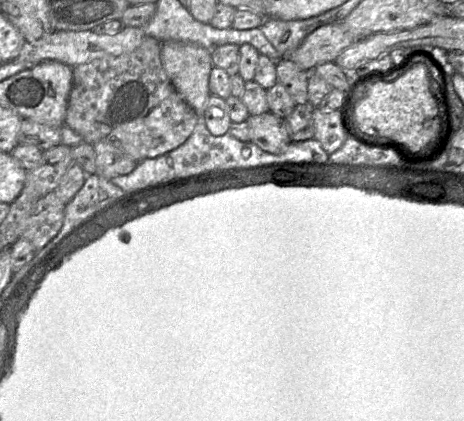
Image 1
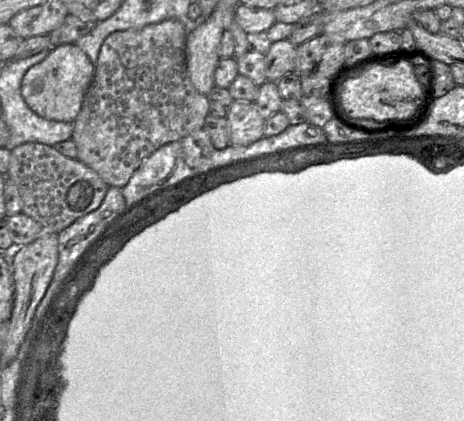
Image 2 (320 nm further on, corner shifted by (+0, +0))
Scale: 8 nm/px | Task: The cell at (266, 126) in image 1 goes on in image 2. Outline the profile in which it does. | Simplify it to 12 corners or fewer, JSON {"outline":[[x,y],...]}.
{"outline":[[234,101],[226,116],[229,143],[248,146],[264,136],[256,102]]}

